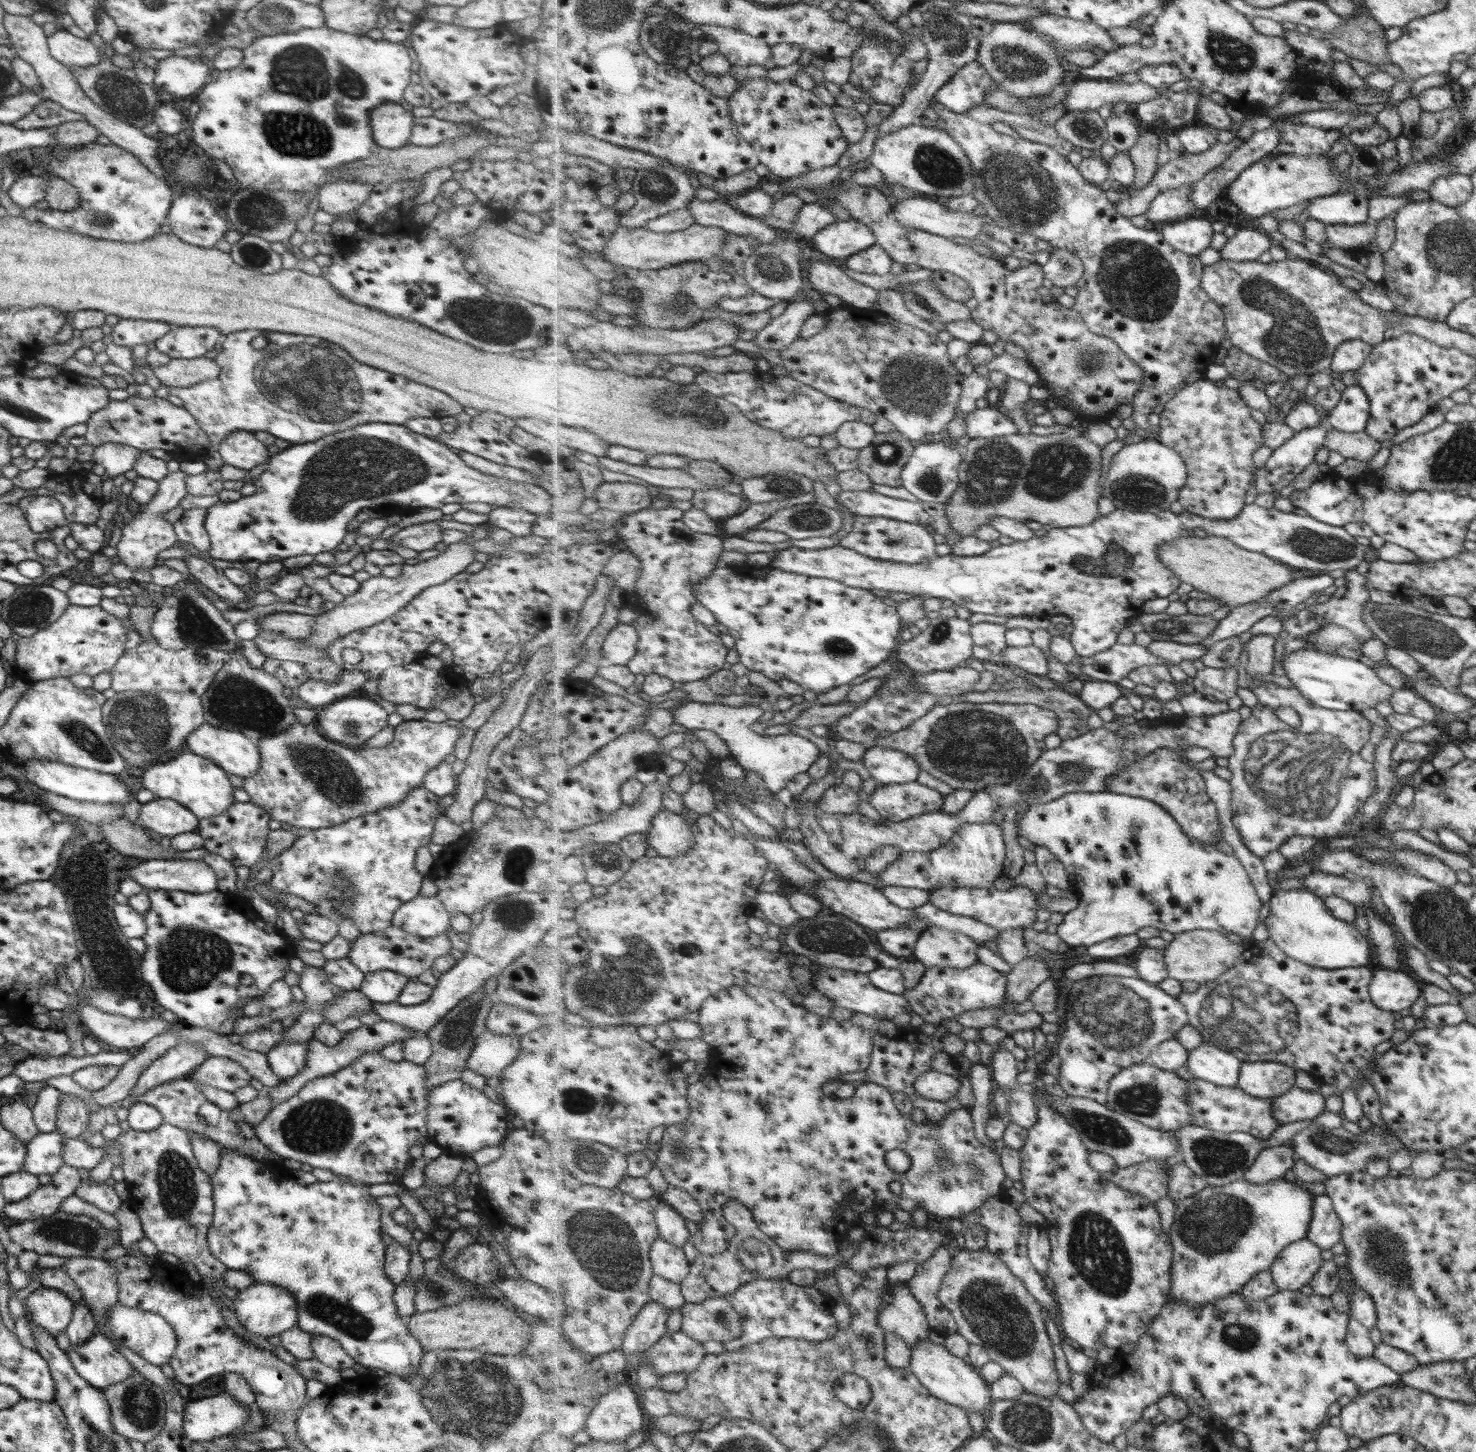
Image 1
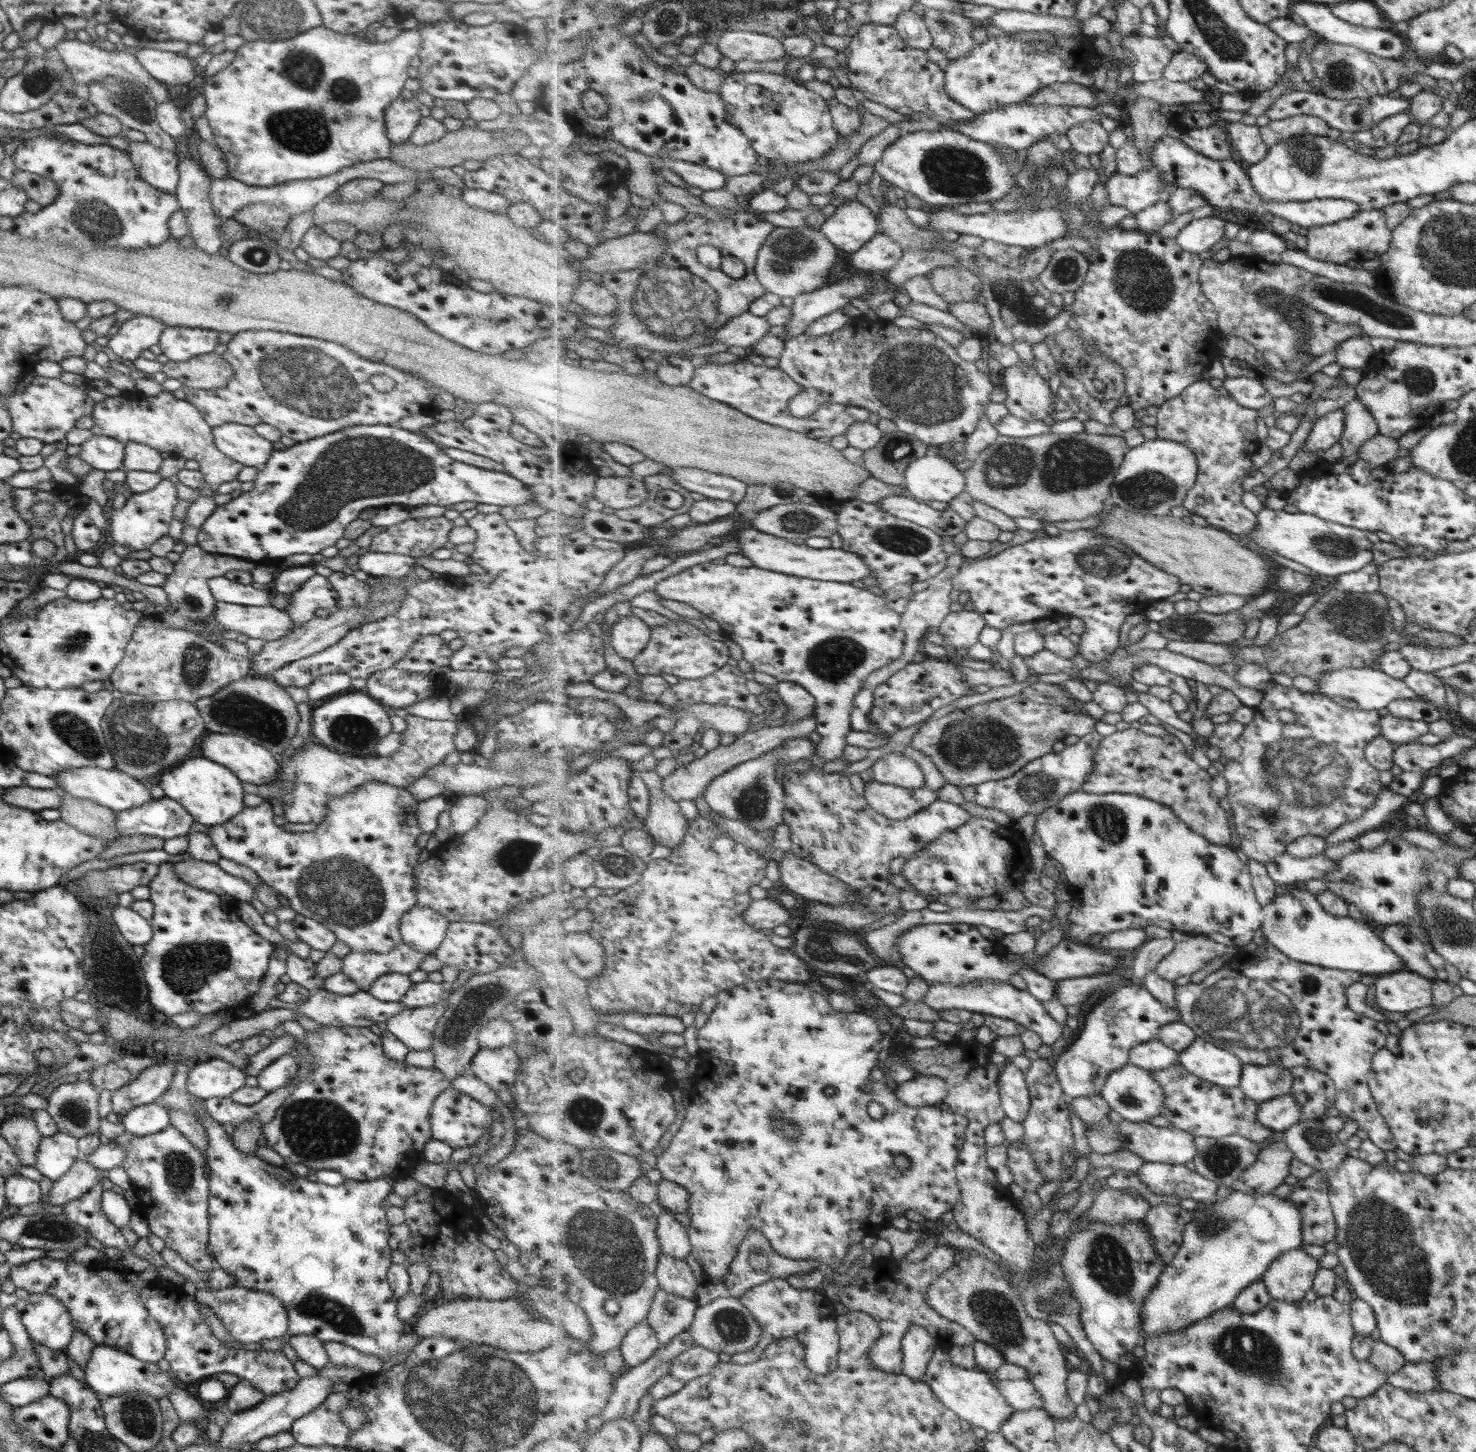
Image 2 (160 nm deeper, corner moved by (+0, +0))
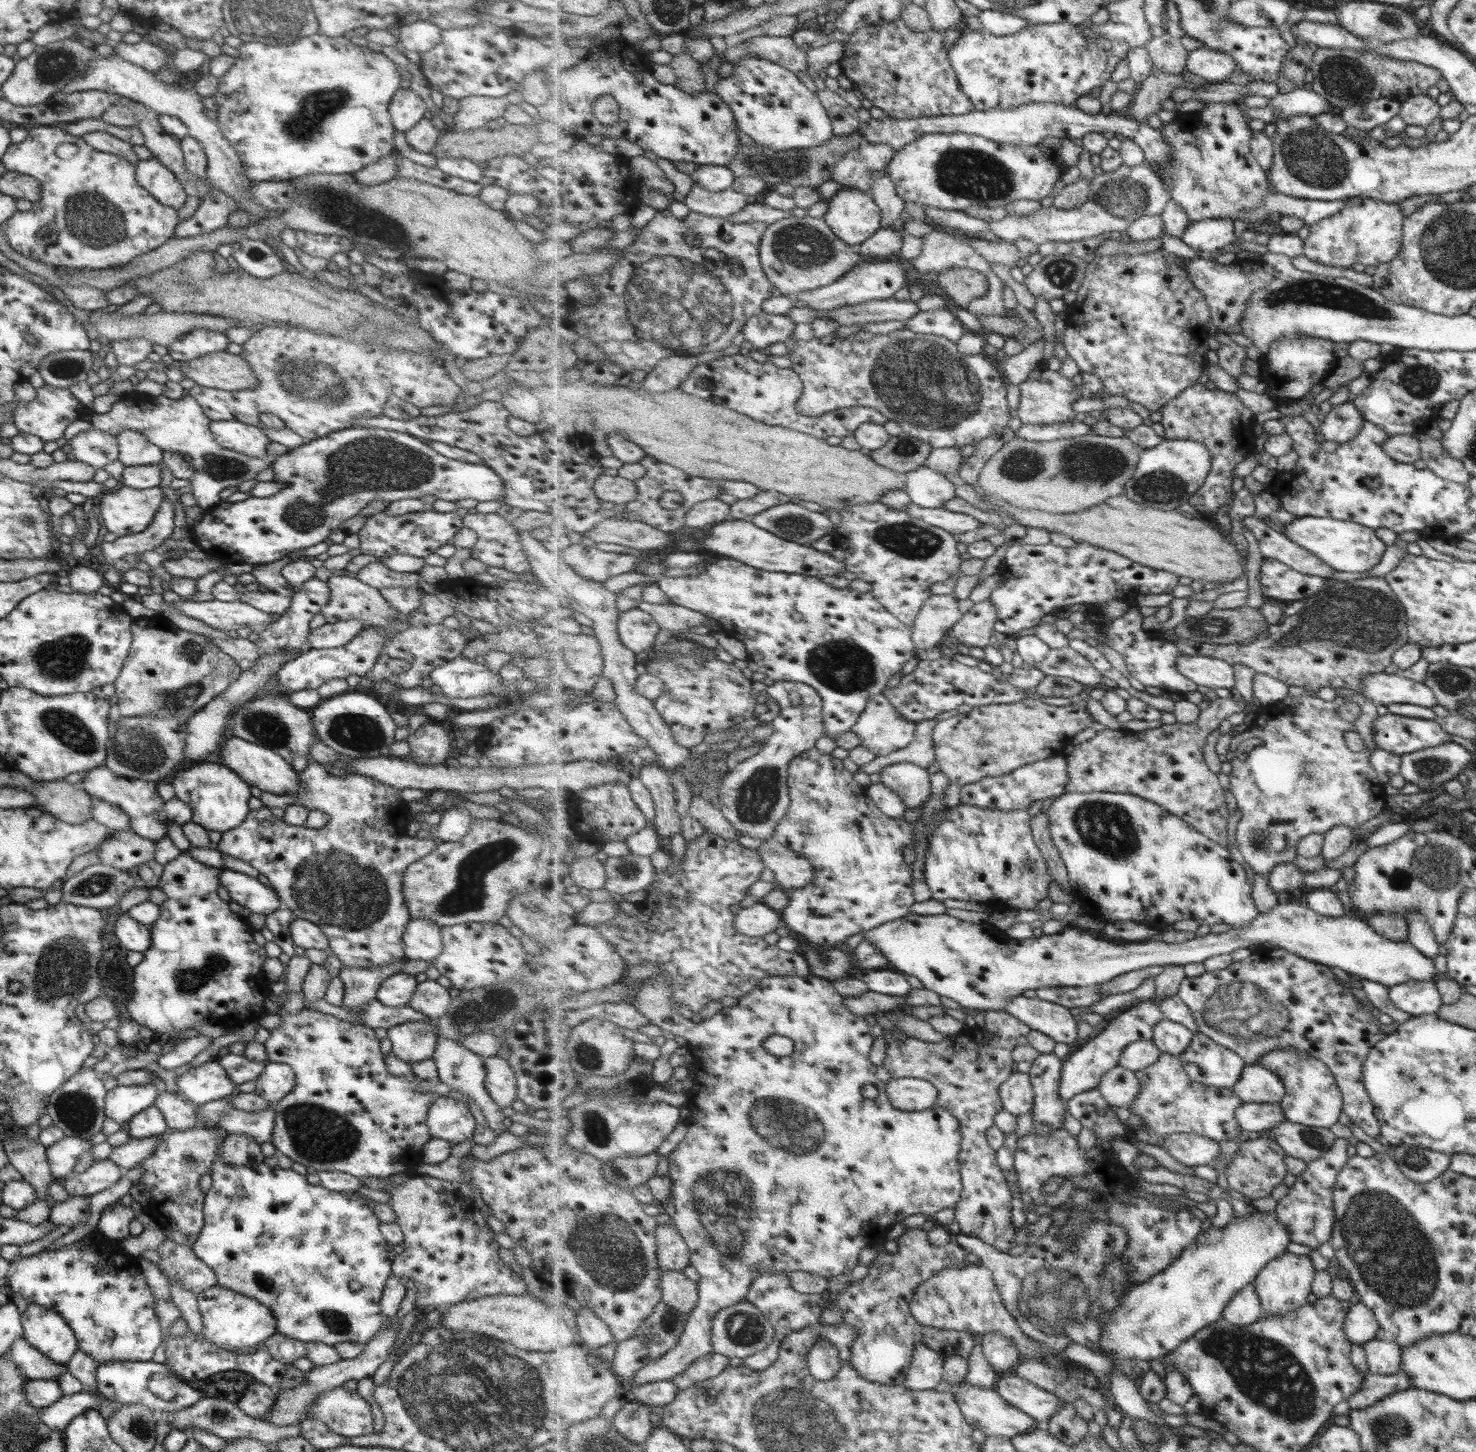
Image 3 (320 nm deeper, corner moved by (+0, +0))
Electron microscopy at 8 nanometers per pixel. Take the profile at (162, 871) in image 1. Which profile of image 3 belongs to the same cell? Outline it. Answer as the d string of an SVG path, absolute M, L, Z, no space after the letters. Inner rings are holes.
M223 869L220 870L217 880L227 890L231 901L244 906L253 914L267 916L280 907L278 896L256 878Z

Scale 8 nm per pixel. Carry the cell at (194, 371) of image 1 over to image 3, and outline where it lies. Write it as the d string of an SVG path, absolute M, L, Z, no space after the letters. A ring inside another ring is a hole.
M226 351L204 354L187 362L173 361L170 366L195 385L218 392L249 390L259 383L243 357Z

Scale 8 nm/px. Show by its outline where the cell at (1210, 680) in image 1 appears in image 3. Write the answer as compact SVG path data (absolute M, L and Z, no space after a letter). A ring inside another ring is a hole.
M1217 697L1208 701L1207 708L1201 710L1199 719L1192 724L1161 724L1159 728L1142 732L1126 729L1098 732L1095 738L1069 748L1067 763L1071 782L1067 784L1067 793L1113 792L1150 799L1226 847L1229 806L1219 776L1205 764L1203 748L1217 725L1231 714L1245 712L1245 706L1243 699Z

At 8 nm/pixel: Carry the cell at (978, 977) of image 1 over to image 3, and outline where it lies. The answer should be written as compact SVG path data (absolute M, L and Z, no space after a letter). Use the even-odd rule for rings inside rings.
M1016 996L1007 1004L1005 1011L1015 1018L1026 1022L1032 1030L1048 1034L1053 1040L1073 1044L1075 1040L1081 1043L1079 1028L1075 1015L1071 1010L1058 1003L1048 1002L1038 998Z

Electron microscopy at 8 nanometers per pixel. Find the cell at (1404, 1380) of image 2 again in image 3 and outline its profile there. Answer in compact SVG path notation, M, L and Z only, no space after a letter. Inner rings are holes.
M1398 1371L1391 1375L1374 1375L1367 1372L1361 1388L1346 1401L1350 1409L1364 1409L1366 1406L1381 1400L1381 1397L1386 1394L1409 1387L1411 1387L1410 1382L1404 1372Z

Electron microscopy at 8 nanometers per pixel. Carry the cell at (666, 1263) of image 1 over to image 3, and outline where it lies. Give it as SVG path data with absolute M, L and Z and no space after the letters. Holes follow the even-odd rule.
M665 1271L662 1272L662 1300L665 1301L671 1308L676 1310L680 1318L690 1317L691 1311L698 1305L699 1300L699 1284L691 1281L683 1271Z

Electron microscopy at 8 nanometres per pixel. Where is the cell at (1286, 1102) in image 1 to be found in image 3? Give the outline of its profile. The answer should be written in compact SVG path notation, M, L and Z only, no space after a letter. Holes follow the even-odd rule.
M1259 1102L1243 1103L1237 1110L1239 1124L1243 1130L1262 1134L1275 1128L1286 1120L1286 1111L1280 1103L1263 1104Z

